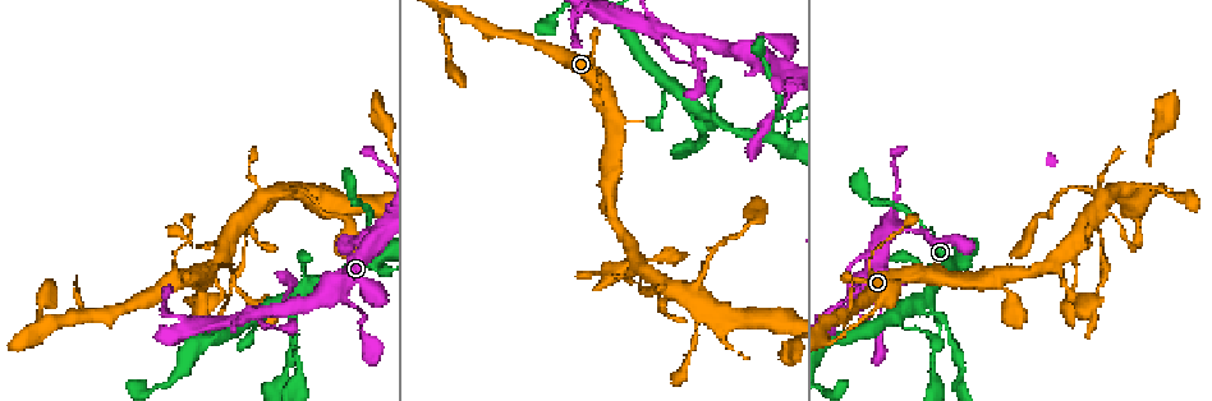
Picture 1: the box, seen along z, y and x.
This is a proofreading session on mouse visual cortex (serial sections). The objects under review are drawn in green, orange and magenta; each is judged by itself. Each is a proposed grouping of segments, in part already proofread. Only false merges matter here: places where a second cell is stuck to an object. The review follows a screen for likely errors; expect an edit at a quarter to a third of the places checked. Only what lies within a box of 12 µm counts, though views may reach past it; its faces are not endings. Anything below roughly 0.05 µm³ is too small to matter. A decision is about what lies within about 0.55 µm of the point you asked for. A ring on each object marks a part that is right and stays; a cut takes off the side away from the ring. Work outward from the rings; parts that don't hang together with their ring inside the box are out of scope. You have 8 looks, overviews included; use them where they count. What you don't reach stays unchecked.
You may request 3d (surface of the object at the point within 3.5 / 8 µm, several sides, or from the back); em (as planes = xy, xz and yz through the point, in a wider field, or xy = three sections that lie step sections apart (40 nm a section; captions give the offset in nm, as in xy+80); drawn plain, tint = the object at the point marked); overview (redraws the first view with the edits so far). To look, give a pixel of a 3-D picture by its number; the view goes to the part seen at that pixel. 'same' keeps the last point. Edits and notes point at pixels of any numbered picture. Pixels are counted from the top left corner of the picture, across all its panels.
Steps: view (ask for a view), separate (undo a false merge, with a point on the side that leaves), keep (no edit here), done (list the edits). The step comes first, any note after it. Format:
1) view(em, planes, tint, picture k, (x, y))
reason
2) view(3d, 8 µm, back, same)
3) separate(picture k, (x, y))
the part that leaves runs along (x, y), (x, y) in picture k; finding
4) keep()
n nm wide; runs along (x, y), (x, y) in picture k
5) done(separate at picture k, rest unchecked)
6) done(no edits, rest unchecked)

view(3d, 3.5 µm, back, picture 1, (295, 335))
a narrow waist

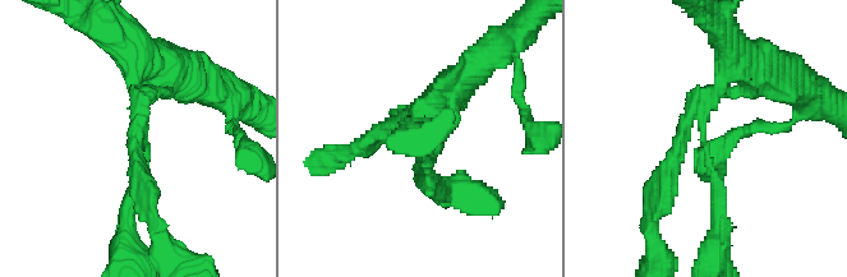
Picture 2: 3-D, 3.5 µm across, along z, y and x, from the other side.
view(em, planes, tint, picture 2, (700, 138))
arms of 200, 250 nm; shape alone is not enough

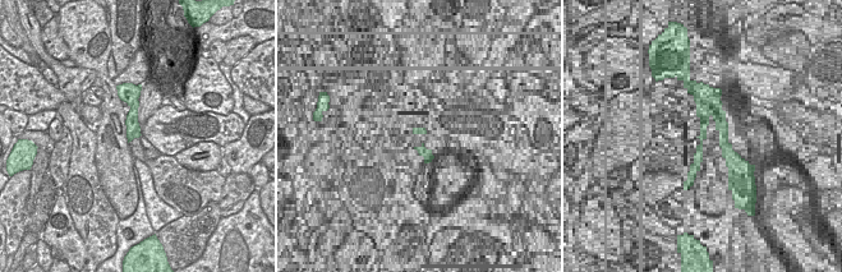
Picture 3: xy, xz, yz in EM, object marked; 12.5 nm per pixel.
keep()
runs along (129, 92), (133, 102), (130, 136) in picture 3; all the same cell

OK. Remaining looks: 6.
view(3d, 3.5 µm, back, picture 1, (243, 229))
side arm on a straight run

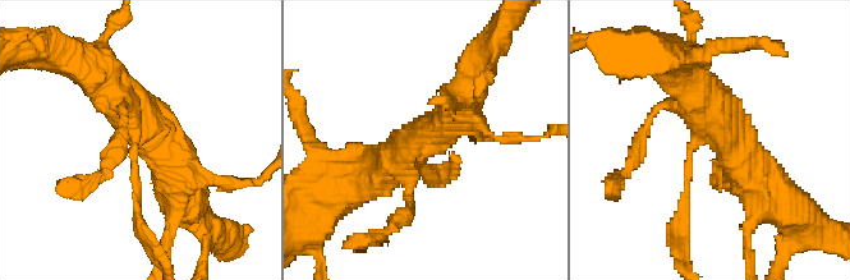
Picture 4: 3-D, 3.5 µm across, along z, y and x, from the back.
view(em, planes, tint, picture 4, (136, 140))
shape alone is not enough

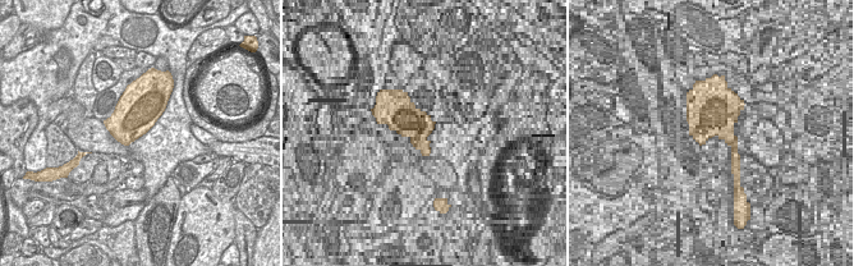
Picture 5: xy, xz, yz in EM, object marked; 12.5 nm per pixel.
keep()
runs along (182, 184), (165, 145), (83, 63) in picture 4; continuous, no second cell

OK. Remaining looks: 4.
view(3d, 3.5 µm, picture 1, (659, 31))
arms run side by side

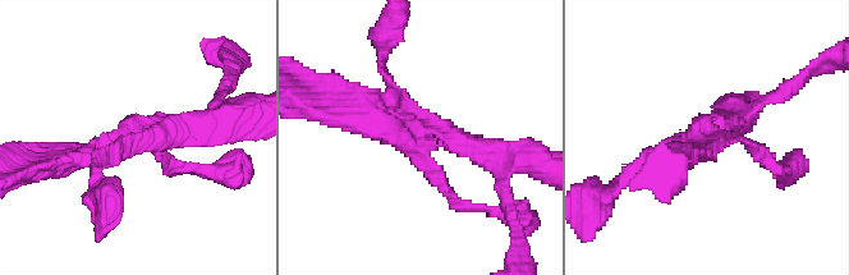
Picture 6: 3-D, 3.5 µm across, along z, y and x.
view(em, xy, step 1, tint, picture 6, (134, 137))
4 arms; arms of 150, 150, 250, 300 nm; now the EM

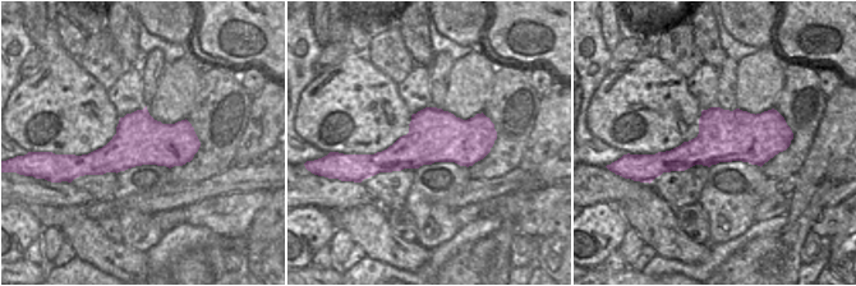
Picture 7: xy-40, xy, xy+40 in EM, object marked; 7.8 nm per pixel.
keep()
runs along (500, 152), (347, 106) in picture 6; all the same cell

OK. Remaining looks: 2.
done(no edits, rest unchecked)

